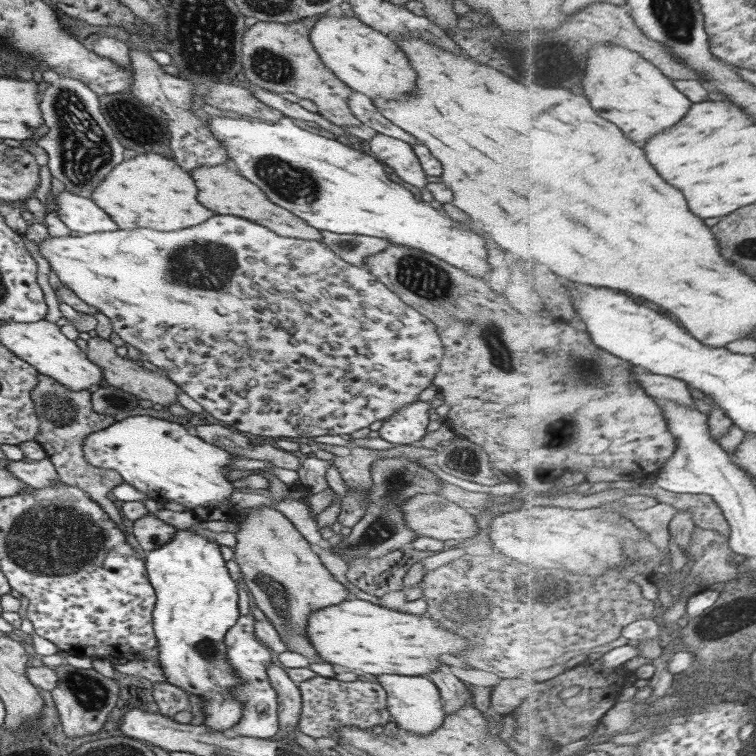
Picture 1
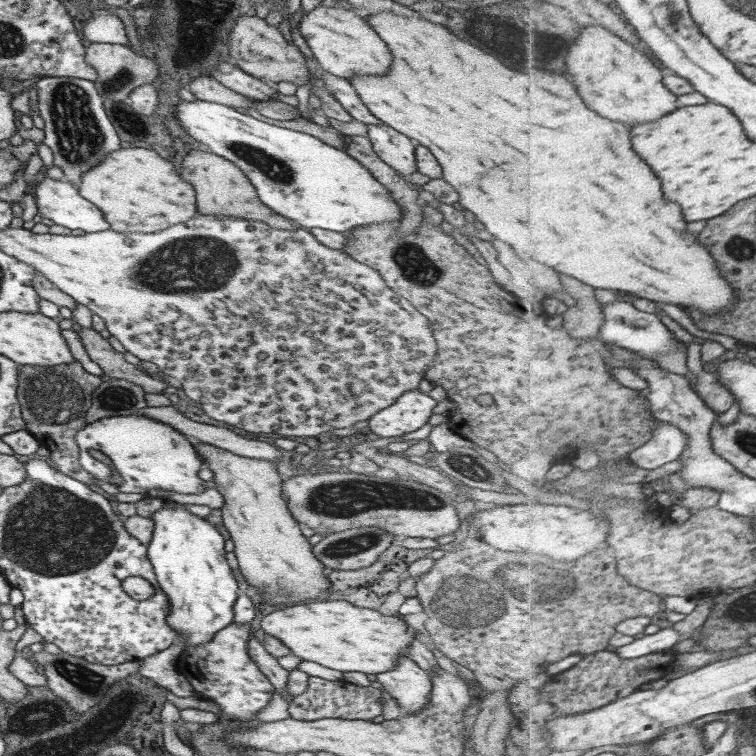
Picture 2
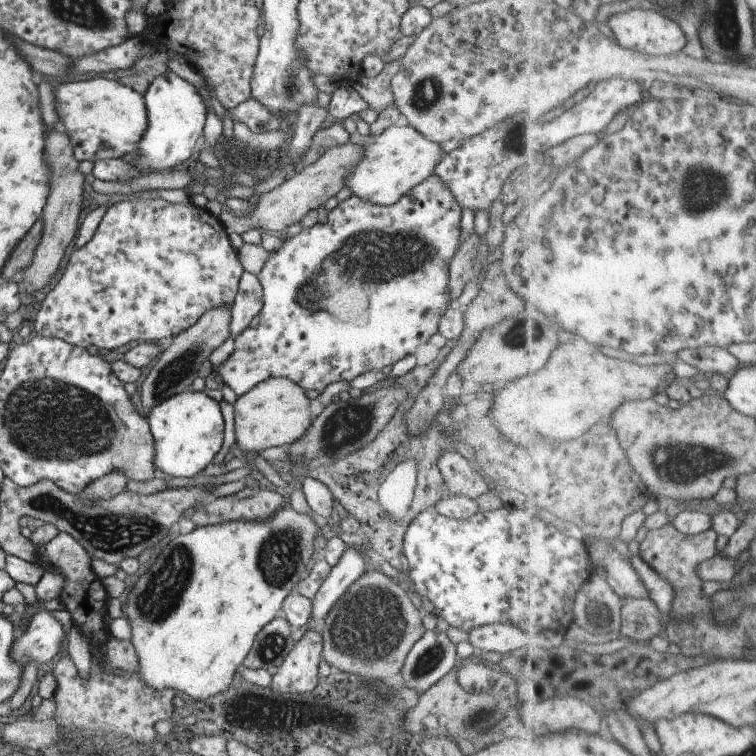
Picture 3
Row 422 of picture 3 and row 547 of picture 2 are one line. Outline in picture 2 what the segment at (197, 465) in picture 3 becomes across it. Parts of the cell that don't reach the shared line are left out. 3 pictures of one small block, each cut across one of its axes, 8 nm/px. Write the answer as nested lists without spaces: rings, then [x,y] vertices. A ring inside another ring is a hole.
[[[167,504],[155,512],[150,520],[153,521],[153,534],[146,544],[146,555],[153,567],[158,587],[168,600],[166,621],[174,628],[179,639],[184,640],[184,649],[188,646],[200,645],[207,642],[217,631],[231,624],[233,618],[232,606],[237,596],[233,573],[225,561],[223,537],[204,518],[198,518],[187,512],[183,505]]]

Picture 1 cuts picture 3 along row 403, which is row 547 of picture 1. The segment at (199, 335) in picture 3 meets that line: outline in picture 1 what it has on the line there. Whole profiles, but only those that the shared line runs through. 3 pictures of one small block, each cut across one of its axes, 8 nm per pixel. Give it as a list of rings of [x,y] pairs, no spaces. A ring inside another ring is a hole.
[[[148,514],[133,521],[131,532],[142,550],[149,552],[167,544],[175,535],[176,529]]]

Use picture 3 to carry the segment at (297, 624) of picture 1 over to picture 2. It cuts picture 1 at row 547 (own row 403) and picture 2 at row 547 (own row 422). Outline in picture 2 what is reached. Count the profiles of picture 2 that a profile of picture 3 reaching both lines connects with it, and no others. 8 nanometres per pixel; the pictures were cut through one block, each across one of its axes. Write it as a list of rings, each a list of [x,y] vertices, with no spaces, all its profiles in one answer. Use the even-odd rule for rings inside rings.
[[[197,442],[193,449],[201,454],[205,466],[213,473],[212,481],[216,484],[215,490],[223,497],[220,507],[223,527],[233,542],[235,558],[242,578],[265,594],[263,602],[268,604],[296,605],[313,600],[324,600],[330,587],[328,577],[323,577],[324,566],[312,553],[307,537],[301,534],[299,524],[291,517],[286,502],[281,499],[281,485],[284,479],[283,469],[275,462],[255,460],[235,456],[225,450]]]

